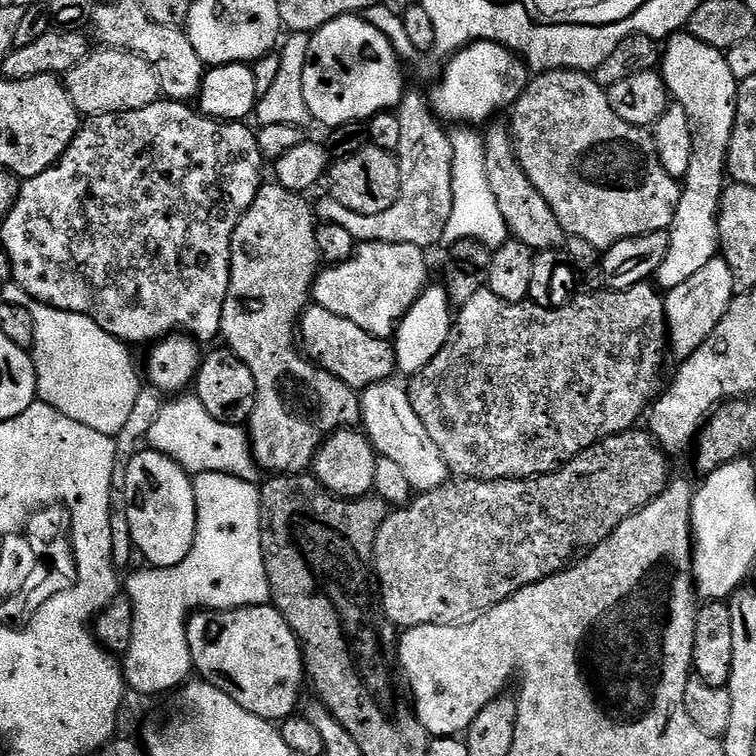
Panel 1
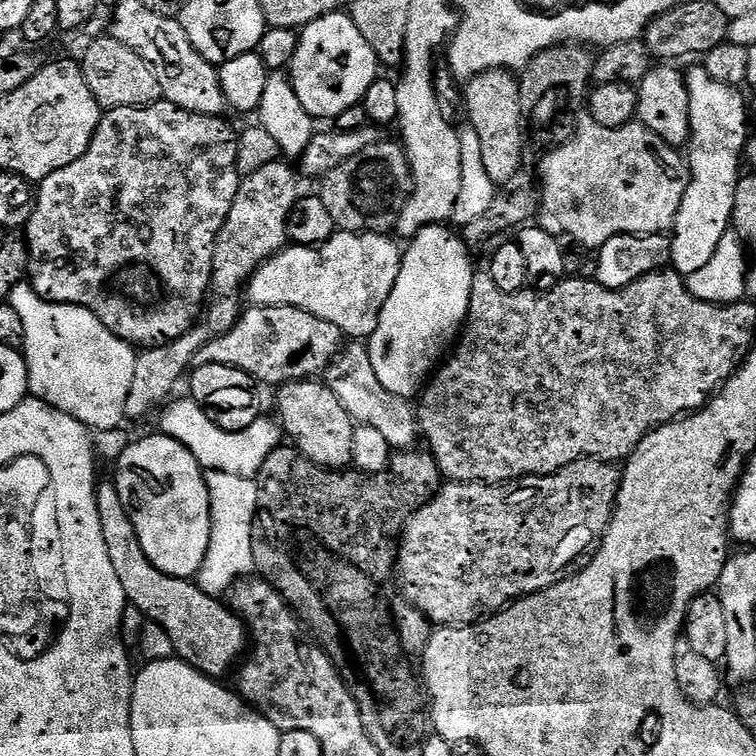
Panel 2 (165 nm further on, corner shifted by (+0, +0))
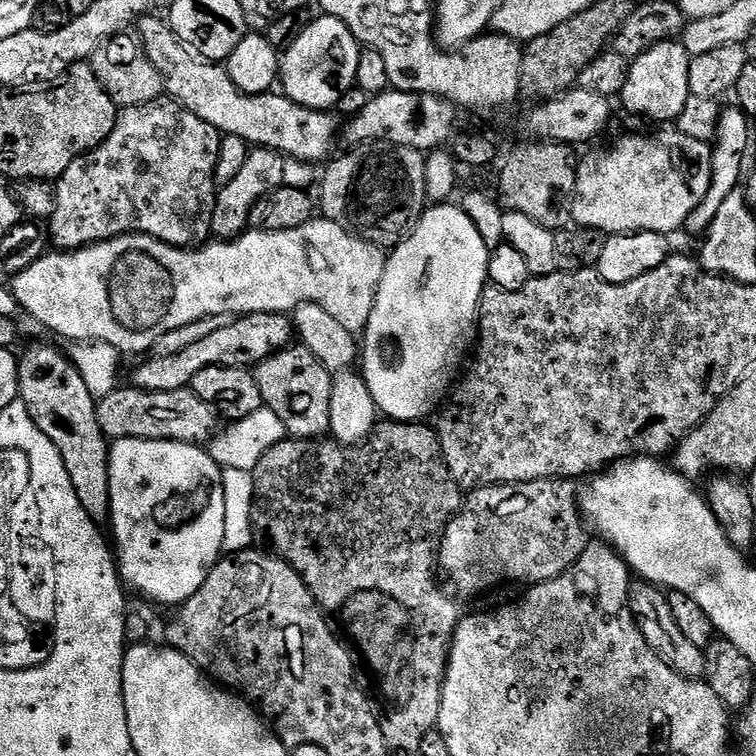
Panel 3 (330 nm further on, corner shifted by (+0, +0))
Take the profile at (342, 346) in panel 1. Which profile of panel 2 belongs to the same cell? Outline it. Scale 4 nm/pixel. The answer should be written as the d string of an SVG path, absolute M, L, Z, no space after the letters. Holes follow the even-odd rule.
M265 304L252 306L249 309L249 312L248 309L241 311L239 320L231 330L213 335L206 342L206 346L202 346L202 350L198 350L198 354L194 354L196 368L207 364L234 366L238 370L250 374L253 380L261 385L283 386L293 380L310 380L319 377L319 372L320 375L327 373L332 361L340 355L345 347L346 337L338 330L338 326L330 326L330 322L326 322L301 308L291 308L281 304Z

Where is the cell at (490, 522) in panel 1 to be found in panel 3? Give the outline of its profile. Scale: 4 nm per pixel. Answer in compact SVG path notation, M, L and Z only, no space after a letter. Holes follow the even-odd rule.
M556 478L525 484L489 484L487 488L469 491L460 512L449 520L438 541L438 564L442 572L444 568L462 595L476 596L511 580L523 586L540 584L570 570L590 543L589 529L582 519L578 488L576 492L572 484L575 483L571 479Z

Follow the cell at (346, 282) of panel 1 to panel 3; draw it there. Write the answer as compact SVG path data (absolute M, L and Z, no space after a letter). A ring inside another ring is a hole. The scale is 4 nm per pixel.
M313 218L309 224L298 230L282 230L281 232L258 232L255 230L245 231L235 240L227 242L208 242L199 250L191 248L175 248L166 242L154 239L153 236L119 236L113 240L103 240L101 244L90 244L87 248L72 250L49 251L34 266L22 270L12 279L10 291L16 297L16 303L21 309L24 308L40 324L45 324L52 332L65 336L68 342L95 342L98 344L109 344L114 346L120 353L144 352L155 349L156 343L162 338L162 334L170 334L170 330L179 330L181 326L190 326L190 322L198 322L202 318L210 318L227 312L234 317L249 316L251 312L282 312L291 313L304 304L317 304L322 310L328 311L337 321L346 326L346 330L360 334L364 327L370 322L370 310L374 310L374 302L378 294L378 286L382 282L384 265L386 263L385 249L379 244L371 244L370 241L354 236L347 232L342 226L338 226L333 220Z

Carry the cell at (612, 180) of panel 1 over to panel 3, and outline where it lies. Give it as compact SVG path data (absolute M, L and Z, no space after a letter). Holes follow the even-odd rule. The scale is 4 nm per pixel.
M660 130L657 136L624 136L605 156L600 156L588 169L581 171L576 178L576 199L572 202L572 218L579 227L593 228L605 234L622 236L626 232L659 232L673 234L679 228L683 229L688 223L690 214L698 210L700 203L706 198L712 181L712 144L688 138L686 134L677 130Z

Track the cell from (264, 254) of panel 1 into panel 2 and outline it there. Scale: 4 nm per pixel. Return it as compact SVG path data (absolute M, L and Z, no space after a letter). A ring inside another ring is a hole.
M283 159L270 162L270 166L265 166L264 169L243 177L240 181L234 206L230 206L230 214L214 246L211 291L217 292L220 297L212 305L209 303L206 308L206 327L209 333L228 332L236 325L242 311L242 305L236 295L239 292L241 295L242 285L258 271L261 264L284 251L289 243L288 219L296 209L296 202L302 195L302 189L296 185L297 169L293 165L292 169L284 163L288 162Z

